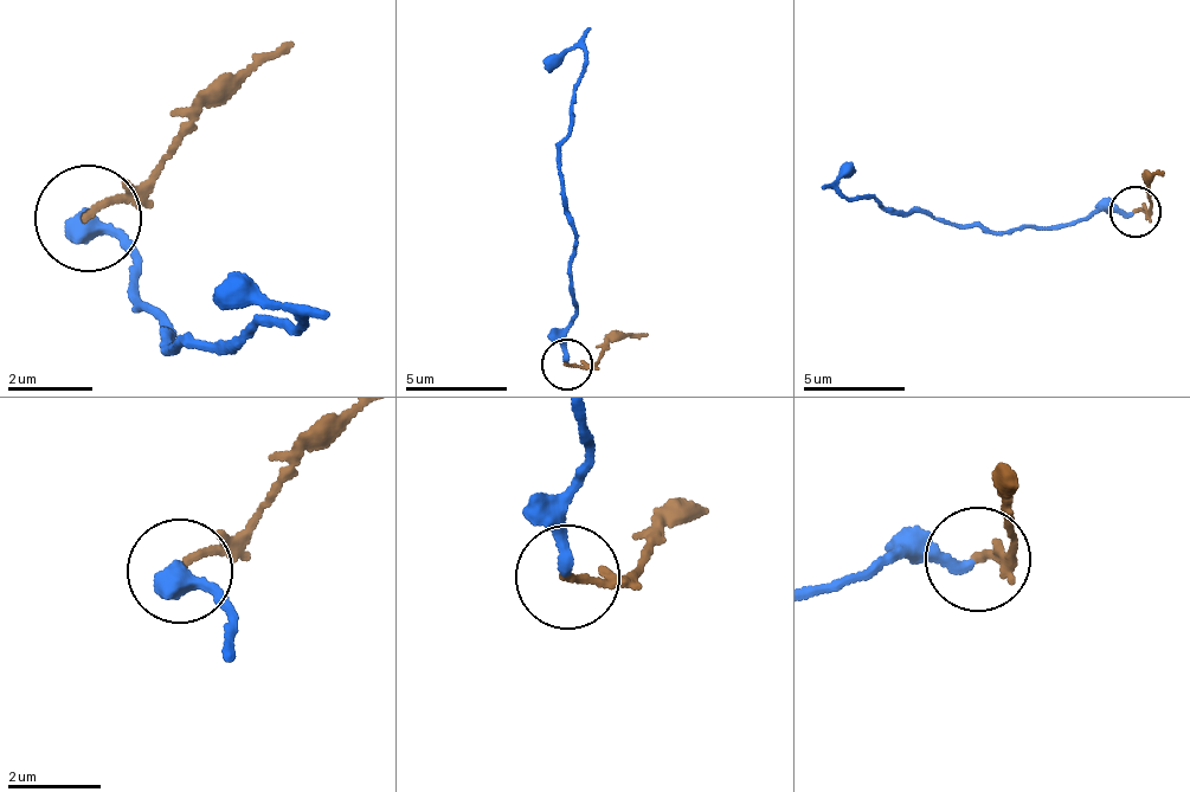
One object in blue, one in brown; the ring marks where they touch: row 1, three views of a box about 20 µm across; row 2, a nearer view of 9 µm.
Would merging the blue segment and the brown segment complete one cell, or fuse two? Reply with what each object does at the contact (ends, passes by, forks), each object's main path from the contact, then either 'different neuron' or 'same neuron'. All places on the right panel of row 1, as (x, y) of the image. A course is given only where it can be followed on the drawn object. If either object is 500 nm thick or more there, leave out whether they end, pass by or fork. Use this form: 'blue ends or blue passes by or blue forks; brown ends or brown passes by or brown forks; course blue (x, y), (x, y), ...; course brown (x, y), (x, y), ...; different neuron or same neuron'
blue ends; brown ends; course blue (1133, 212), (1003, 231), (951, 227), (920, 214), (838, 191), (840, 174), (850, 172); course brown (1133, 212), (1152, 205), (1147, 186), (1162, 171); different neuron

